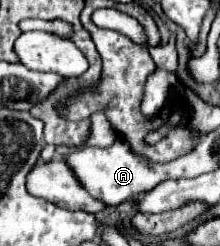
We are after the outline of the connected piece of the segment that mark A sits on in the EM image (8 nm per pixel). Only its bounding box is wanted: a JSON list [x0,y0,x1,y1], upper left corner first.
[62,142,162,206]

